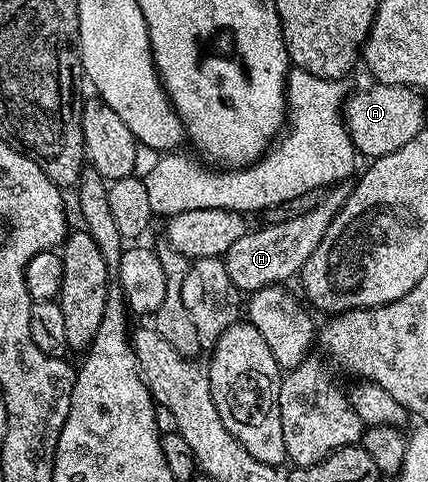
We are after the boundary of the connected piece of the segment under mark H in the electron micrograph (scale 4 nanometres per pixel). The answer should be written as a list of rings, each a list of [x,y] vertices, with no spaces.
[[[336,183],[326,193],[328,196],[324,195],[319,203],[305,214],[297,214],[285,222],[263,224],[258,226],[259,228],[252,227],[237,242],[233,242],[225,255],[228,276],[232,280],[233,288],[238,289],[240,293],[250,294],[259,288],[268,288],[270,284],[282,285],[287,282],[283,280],[289,279],[290,276],[298,277],[313,250],[317,250],[317,242],[325,238],[325,230],[329,230],[333,218],[349,198],[351,190],[350,183]]]

